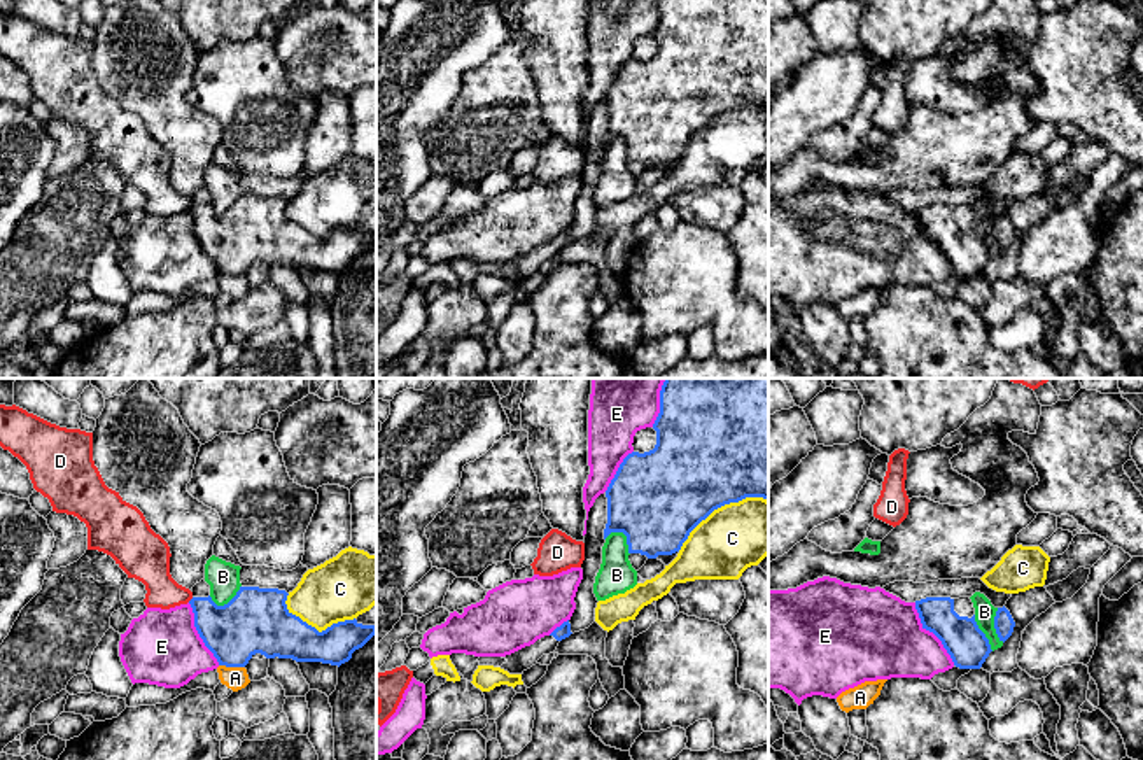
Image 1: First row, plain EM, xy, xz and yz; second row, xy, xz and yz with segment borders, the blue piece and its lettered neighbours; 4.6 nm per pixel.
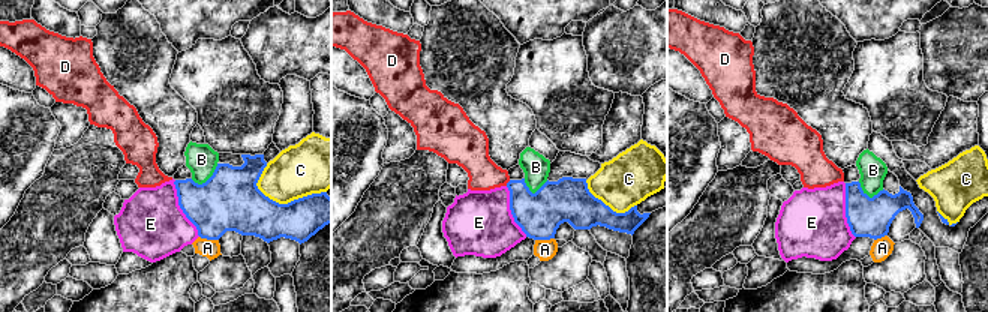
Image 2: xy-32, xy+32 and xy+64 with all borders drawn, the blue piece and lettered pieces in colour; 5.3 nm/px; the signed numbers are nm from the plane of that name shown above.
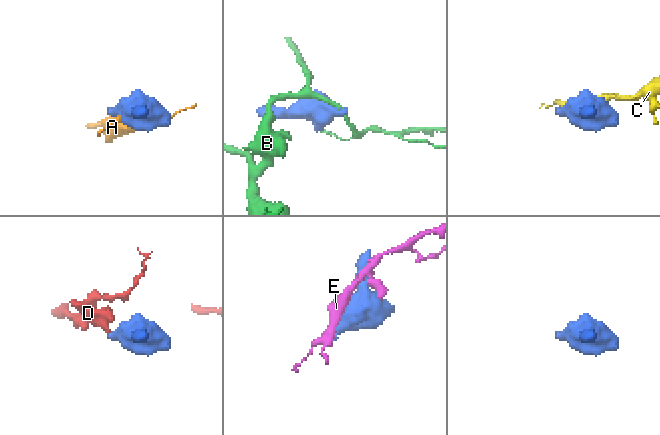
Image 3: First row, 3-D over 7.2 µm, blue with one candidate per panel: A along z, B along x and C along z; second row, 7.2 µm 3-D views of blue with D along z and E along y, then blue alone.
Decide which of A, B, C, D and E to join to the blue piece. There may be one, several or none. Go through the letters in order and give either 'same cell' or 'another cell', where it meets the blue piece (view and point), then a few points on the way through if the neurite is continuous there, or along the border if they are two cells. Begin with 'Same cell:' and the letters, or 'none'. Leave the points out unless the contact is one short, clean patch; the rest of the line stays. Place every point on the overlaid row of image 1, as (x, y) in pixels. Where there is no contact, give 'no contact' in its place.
Same cell: none
A: another cell; meets blue in xy at (231, 666)
B: another cell; meets blue in xz at (624, 533)
C: another cell; meets blue in xz at (720, 506)
D: another cell; meets blue in xy at (191, 599); border along xy (193, 598), (188, 601)
E: another cell; meets blue in yz at (932, 631)

